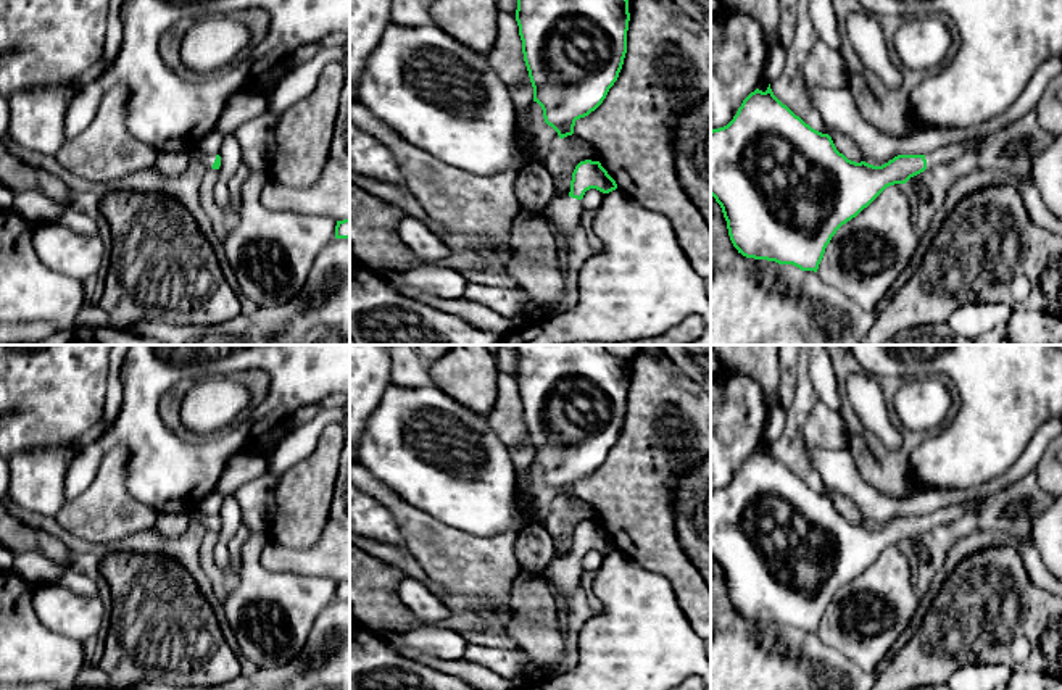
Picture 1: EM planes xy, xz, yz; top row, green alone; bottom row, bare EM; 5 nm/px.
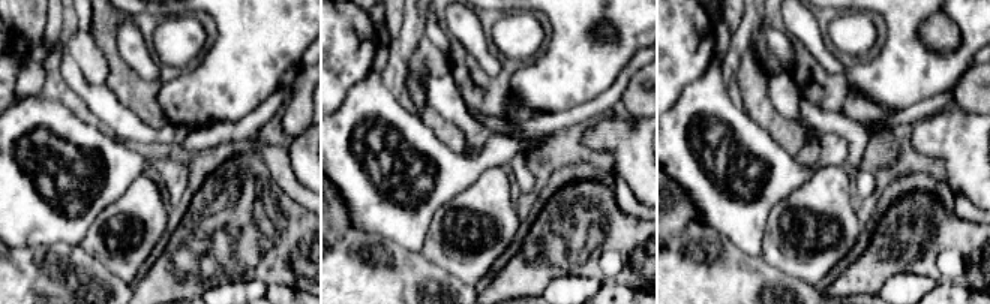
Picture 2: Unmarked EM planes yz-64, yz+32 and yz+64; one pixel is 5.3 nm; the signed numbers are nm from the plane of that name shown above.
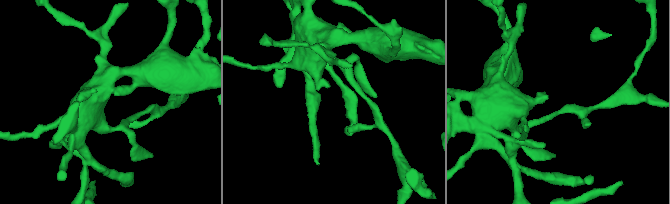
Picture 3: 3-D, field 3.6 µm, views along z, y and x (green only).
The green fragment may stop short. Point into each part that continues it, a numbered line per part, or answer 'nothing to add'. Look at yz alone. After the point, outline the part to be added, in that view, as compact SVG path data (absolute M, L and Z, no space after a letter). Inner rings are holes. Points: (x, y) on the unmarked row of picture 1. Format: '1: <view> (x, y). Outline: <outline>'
1: yz (948, 515). Outline: M970 500L965 503L957 503L957 505L951 505L938 511L933 511L925 516L927 529L935 529L940 526L951 524L959 518L965 516L967 513L977 511L981 506L981 503L983 500Z

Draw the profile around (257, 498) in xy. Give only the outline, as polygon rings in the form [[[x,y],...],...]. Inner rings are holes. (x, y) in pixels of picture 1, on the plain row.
[[[269,472],[253,479],[235,490],[234,497],[242,509],[242,522],[261,538],[269,537],[269,529],[277,511],[276,488],[279,479]]]

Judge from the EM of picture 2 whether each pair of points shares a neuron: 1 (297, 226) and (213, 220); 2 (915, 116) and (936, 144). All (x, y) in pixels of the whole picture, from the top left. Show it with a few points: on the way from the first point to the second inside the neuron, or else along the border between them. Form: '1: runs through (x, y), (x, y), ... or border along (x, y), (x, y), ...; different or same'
1: runs through (276, 223), (234, 220); same
2: border along (950, 105), (915, 125); different

